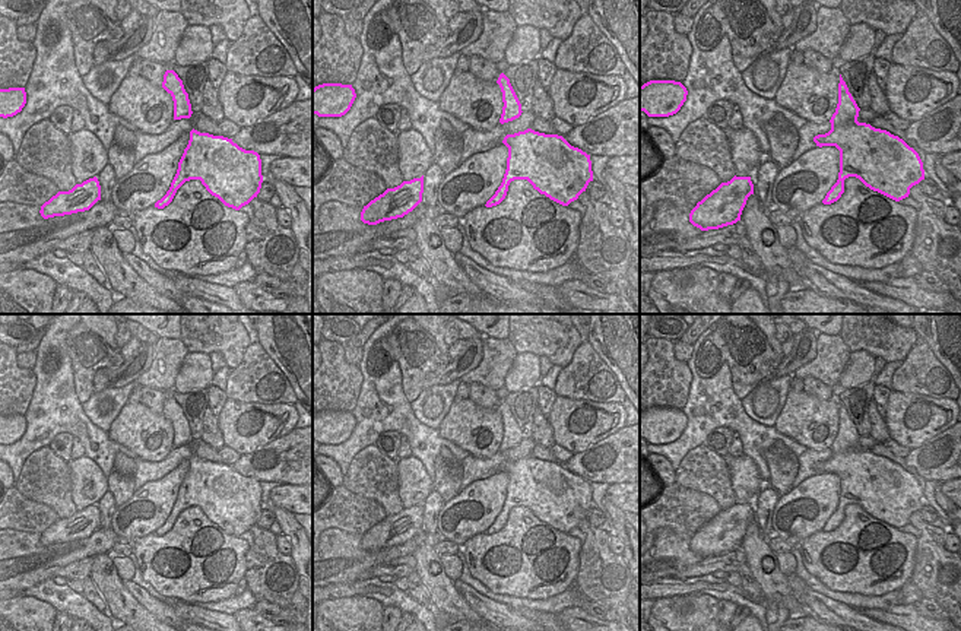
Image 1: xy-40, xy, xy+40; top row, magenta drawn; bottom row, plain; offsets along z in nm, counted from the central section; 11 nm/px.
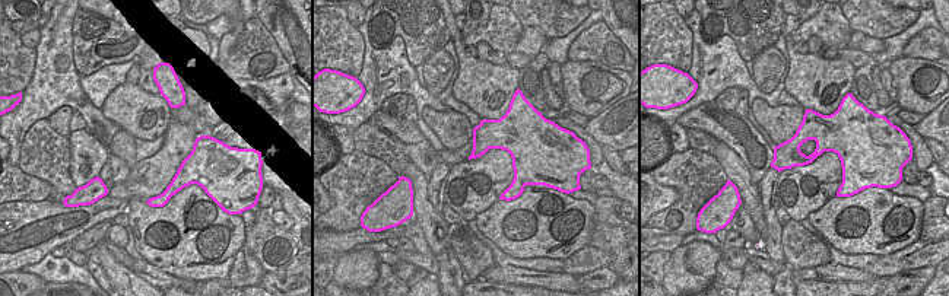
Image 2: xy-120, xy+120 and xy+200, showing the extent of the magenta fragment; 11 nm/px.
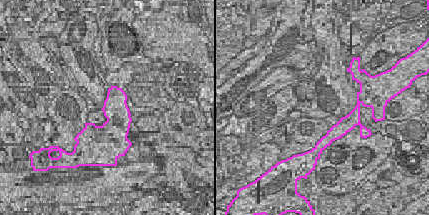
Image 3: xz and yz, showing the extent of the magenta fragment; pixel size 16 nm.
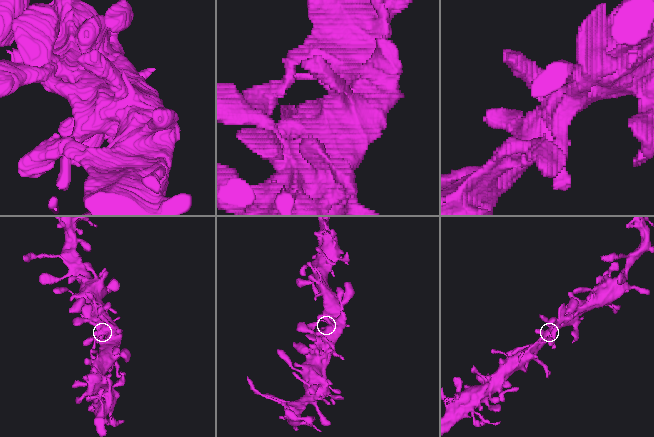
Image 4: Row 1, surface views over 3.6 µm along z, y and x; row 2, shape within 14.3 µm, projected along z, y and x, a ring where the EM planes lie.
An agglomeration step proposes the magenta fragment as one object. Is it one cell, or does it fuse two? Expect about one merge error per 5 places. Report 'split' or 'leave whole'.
leave whole

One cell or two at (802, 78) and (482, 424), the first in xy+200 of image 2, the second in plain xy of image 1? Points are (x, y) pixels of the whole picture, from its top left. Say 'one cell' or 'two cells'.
one cell

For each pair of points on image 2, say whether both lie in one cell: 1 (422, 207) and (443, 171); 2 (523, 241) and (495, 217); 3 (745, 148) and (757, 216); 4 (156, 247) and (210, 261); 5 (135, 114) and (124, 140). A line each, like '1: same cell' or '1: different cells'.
1: different cells
2: same cell
3: different cells
4: same cell
5: different cells

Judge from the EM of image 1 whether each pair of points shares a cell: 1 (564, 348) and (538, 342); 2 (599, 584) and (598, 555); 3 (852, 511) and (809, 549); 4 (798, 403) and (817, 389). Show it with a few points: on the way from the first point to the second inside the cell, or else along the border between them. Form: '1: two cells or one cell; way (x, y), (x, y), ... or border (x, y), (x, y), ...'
1: one cell; way (558, 342), (544, 342)
2: one cell; way (599, 577), (598, 563)
3: one cell; way (849, 525), (822, 548)
4: two cells; border (802, 390), (828, 400)

